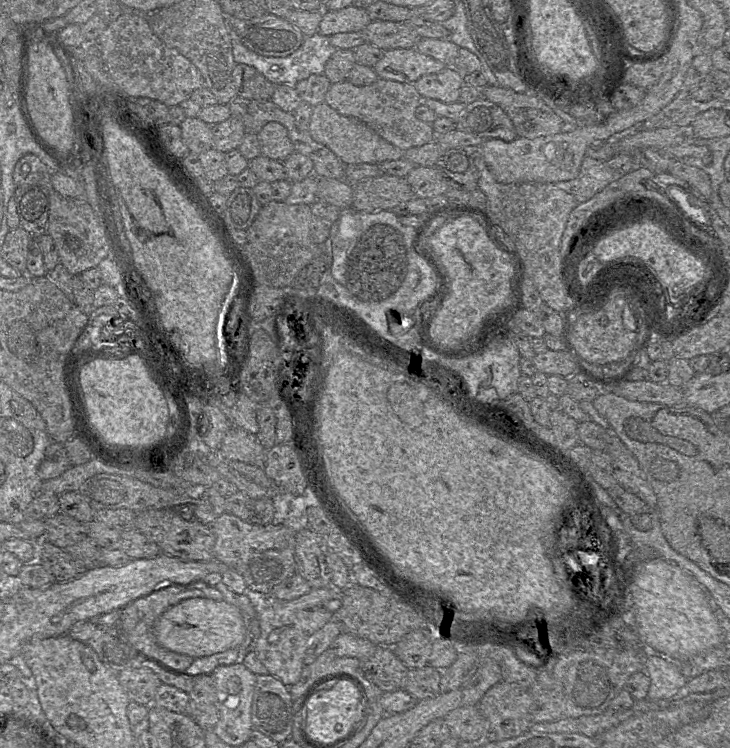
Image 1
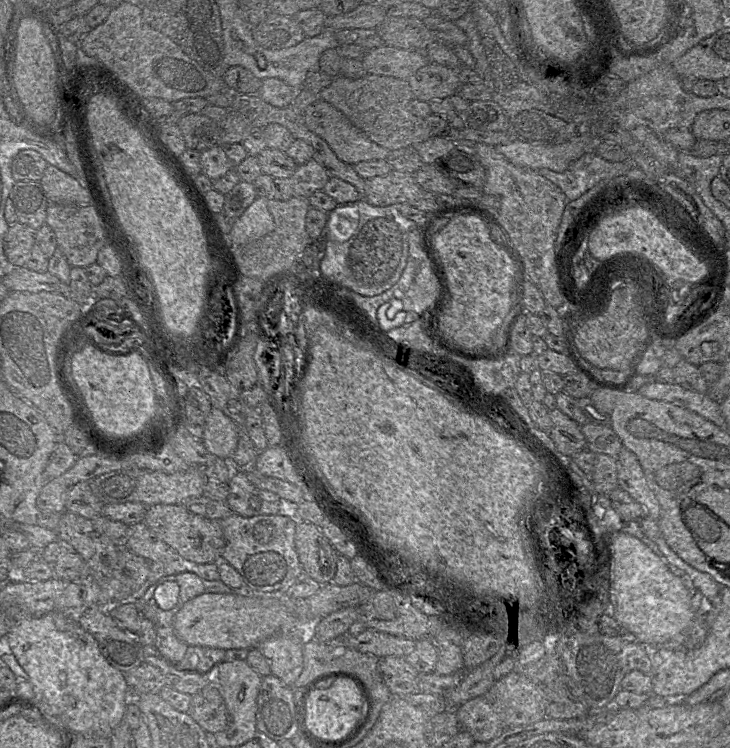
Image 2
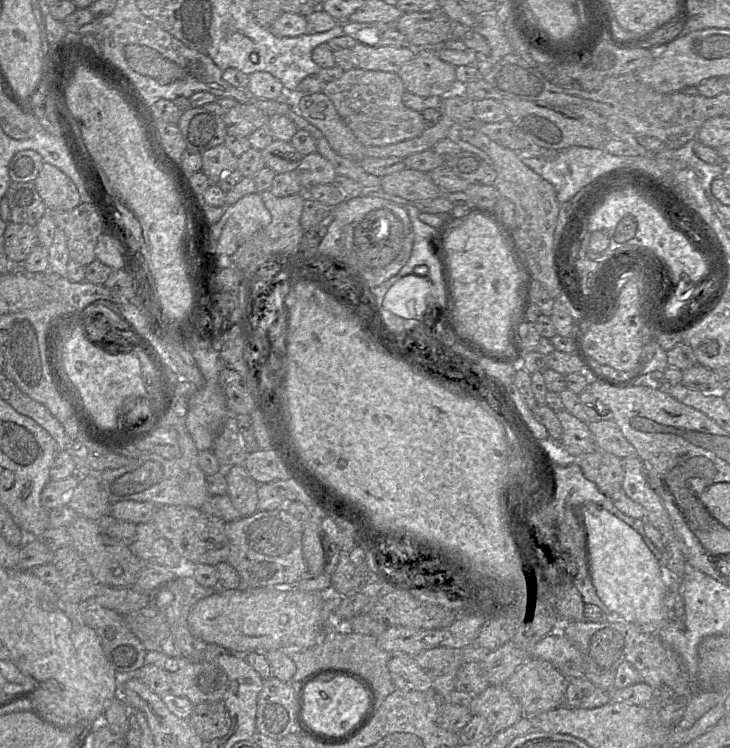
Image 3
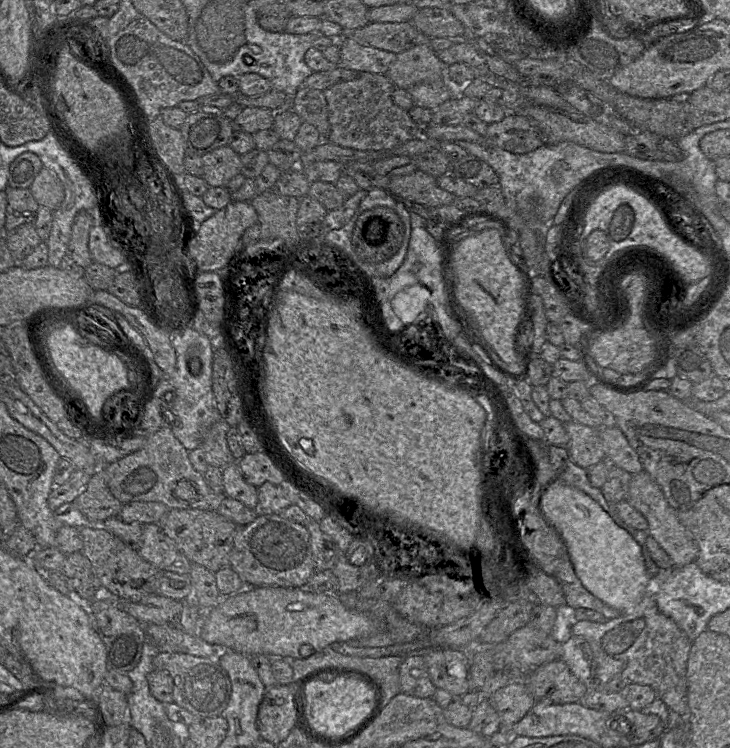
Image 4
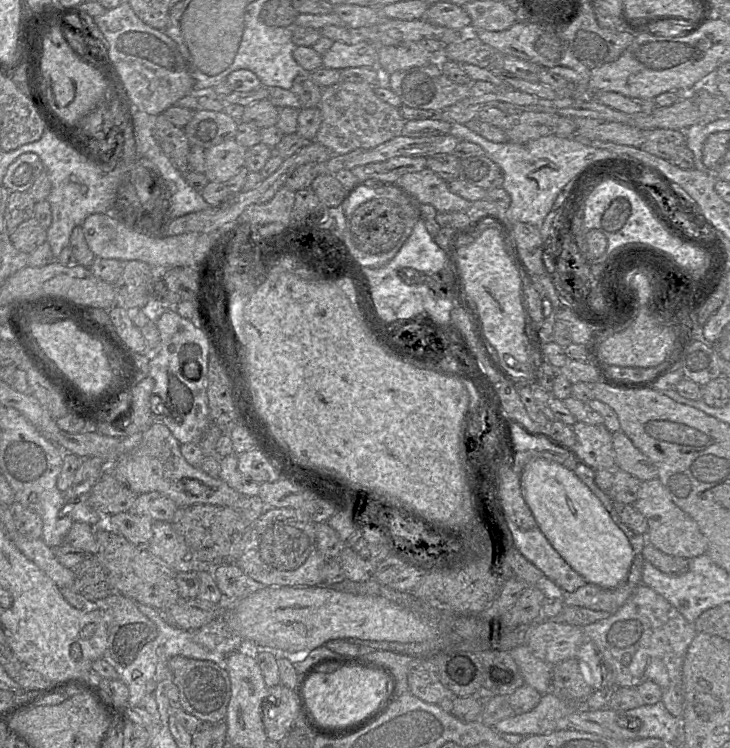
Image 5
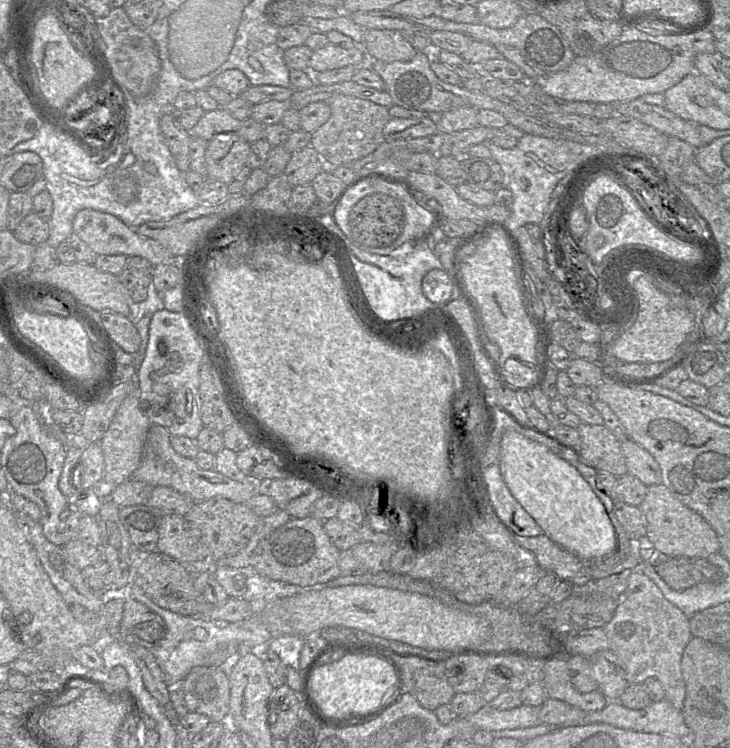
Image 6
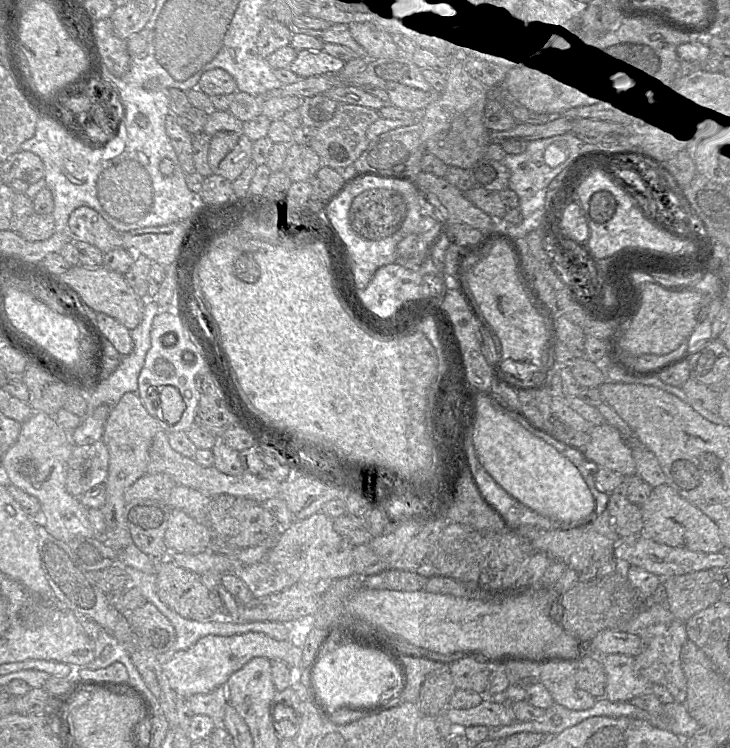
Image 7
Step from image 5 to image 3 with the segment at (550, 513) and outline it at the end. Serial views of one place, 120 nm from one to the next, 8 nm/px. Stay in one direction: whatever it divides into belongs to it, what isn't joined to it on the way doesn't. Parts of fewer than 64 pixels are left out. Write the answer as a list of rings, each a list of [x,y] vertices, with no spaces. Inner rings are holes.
[[[583,503],[577,507],[577,518],[583,526],[586,537],[586,552],[589,574],[600,600],[622,620],[641,628],[659,627],[666,618],[666,605],[671,612],[668,594],[670,579],[638,532],[618,519],[606,509],[594,503]]]

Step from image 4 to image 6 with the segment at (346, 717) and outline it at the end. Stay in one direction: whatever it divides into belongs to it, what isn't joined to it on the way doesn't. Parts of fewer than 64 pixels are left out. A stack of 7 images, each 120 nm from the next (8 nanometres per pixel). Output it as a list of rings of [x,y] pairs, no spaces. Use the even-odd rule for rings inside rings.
[[[347,655],[317,668],[309,677],[308,694],[326,717],[341,719],[379,706],[394,682],[394,670],[386,661],[372,655]]]

